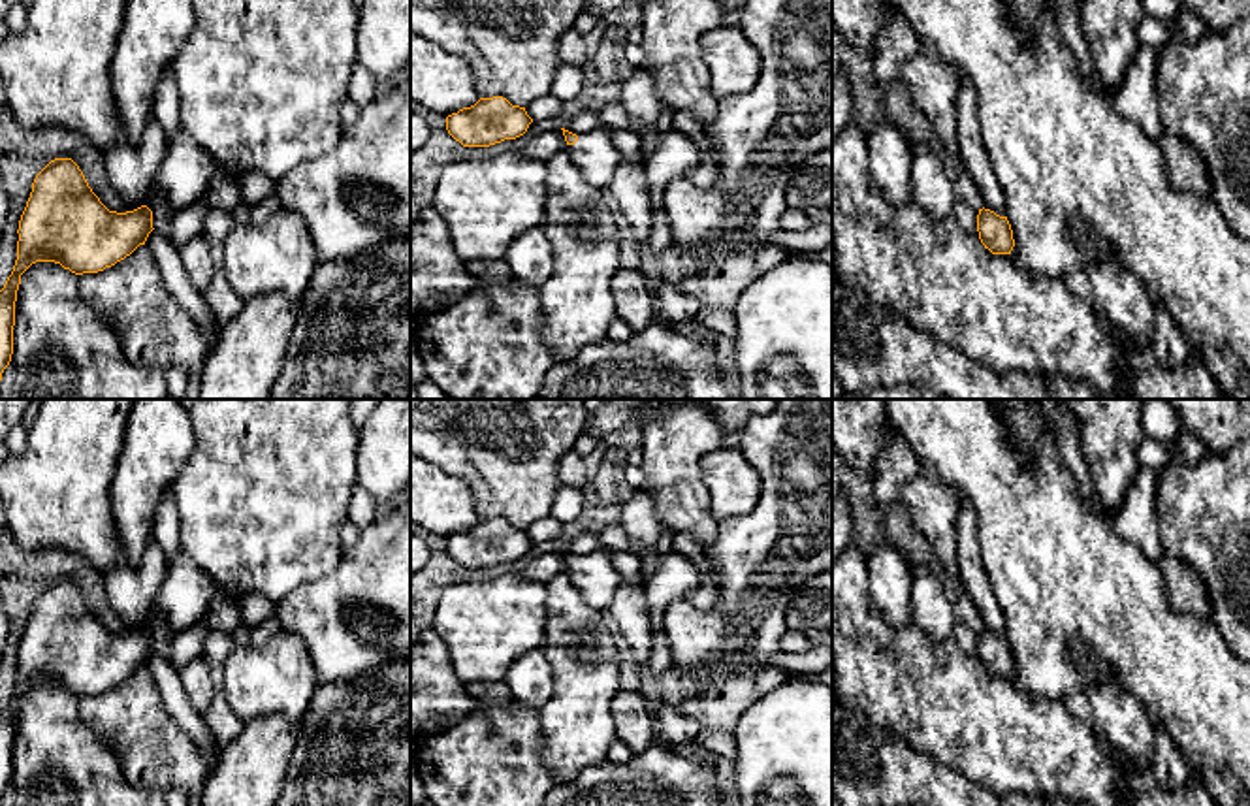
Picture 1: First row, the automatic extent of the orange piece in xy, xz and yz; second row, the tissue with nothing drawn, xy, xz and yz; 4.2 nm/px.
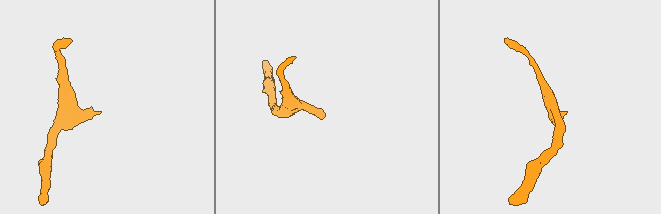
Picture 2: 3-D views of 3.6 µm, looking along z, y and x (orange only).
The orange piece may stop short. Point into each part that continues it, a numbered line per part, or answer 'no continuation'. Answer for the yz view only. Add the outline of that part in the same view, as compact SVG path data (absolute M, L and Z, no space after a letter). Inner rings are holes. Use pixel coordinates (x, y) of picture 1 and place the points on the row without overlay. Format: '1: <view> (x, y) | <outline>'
no continuation

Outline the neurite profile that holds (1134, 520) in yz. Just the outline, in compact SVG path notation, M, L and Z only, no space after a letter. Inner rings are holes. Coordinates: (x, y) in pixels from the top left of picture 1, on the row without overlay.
M1141 467L1122 503L1107 514L1113 531L1154 563L1165 556L1156 518L1156 488L1158 471Z

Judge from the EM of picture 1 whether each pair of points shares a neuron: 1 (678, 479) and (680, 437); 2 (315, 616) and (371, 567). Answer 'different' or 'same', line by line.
1: same
2: same

